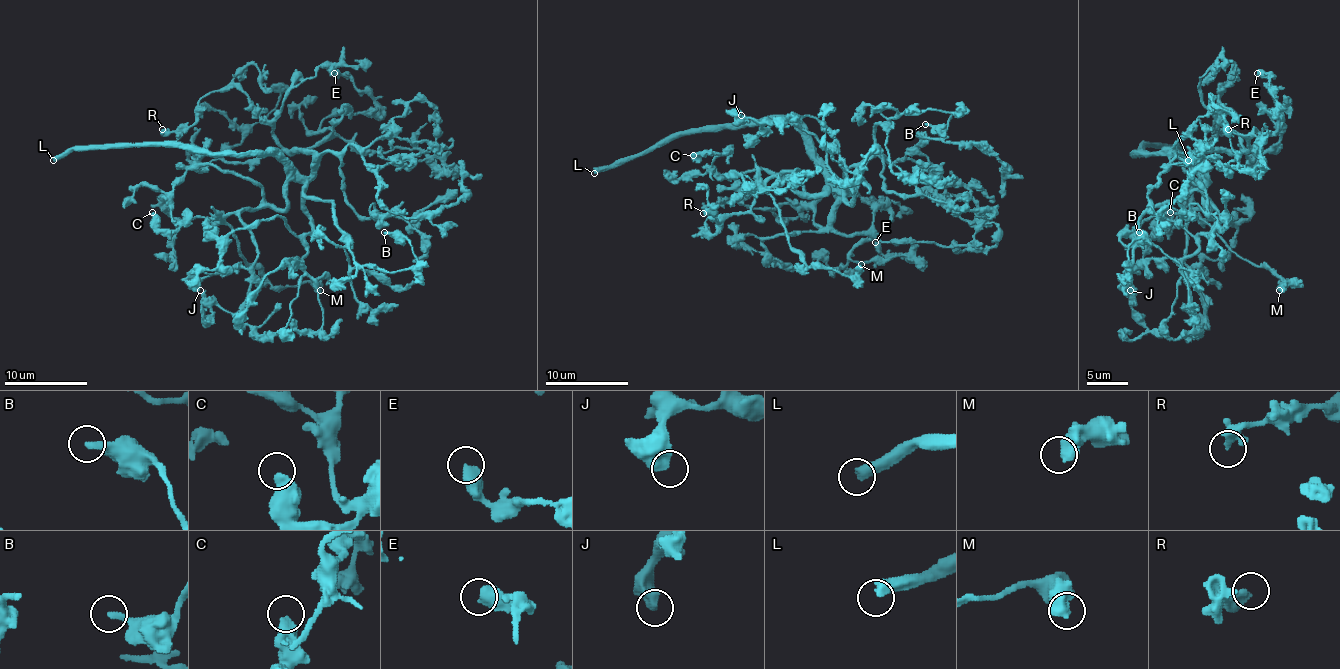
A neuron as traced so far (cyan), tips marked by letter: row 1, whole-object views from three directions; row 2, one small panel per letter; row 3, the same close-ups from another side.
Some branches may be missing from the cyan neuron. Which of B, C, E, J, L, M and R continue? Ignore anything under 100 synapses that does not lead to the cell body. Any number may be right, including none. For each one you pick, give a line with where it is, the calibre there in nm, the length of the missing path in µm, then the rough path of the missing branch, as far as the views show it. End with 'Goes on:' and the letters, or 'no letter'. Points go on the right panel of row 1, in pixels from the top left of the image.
L: at (1188, 160); 440 nm thick; about 120 µm are missing
Goes on: L

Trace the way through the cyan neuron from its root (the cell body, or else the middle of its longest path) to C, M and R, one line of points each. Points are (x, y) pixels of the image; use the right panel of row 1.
C: (1203, 174), (1209, 210), (1186, 164), (1192, 178), (1168, 230), (1170, 212)
M: (1203, 174), (1209, 210), (1199, 207), (1192, 214), (1238, 255), (1267, 265), (1281, 286), (1290, 280), (1279, 290)
R: (1203, 174), (1199, 154), (1242, 147), (1242, 139), (1221, 116), (1221, 87), (1213, 125), (1219, 131), (1228, 129)

